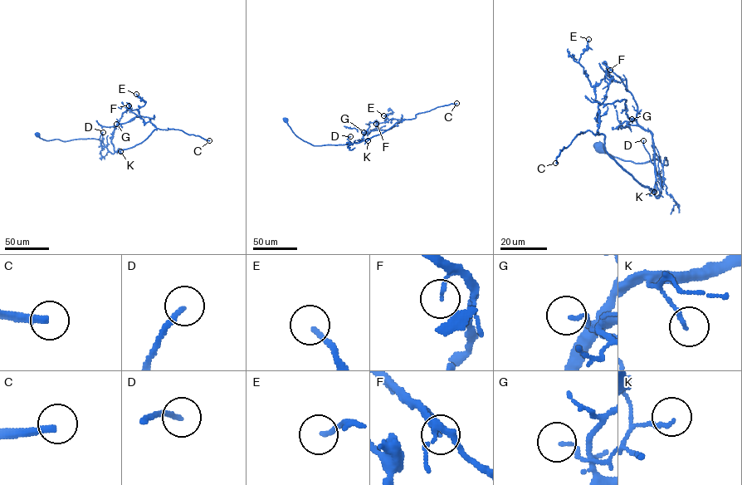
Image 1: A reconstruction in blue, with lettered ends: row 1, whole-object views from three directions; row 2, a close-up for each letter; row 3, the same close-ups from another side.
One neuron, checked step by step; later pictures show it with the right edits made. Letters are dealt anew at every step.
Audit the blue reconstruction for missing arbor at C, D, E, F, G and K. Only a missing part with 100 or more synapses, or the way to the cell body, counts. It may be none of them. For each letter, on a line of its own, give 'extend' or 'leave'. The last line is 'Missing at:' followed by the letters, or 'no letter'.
C: extend
D: leave
E: leave
F: leave
G: leave
K: leave
Missing at: C

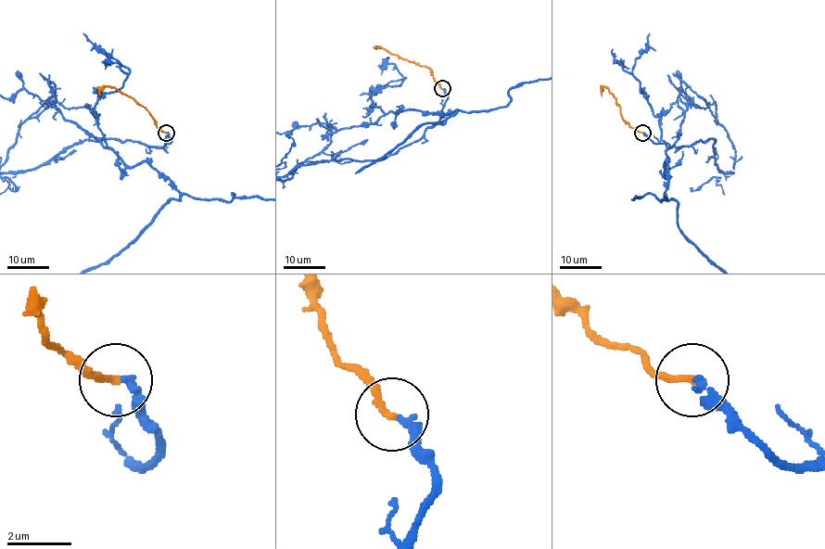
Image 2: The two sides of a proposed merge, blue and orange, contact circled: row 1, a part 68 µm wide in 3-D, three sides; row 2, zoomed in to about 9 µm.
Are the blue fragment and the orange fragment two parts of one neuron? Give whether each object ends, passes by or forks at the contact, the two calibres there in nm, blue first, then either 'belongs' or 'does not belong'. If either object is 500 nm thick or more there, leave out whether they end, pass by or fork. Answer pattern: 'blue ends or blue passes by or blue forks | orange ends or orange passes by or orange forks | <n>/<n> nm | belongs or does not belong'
blue ends | orange ends | 220/220 nm | belongs

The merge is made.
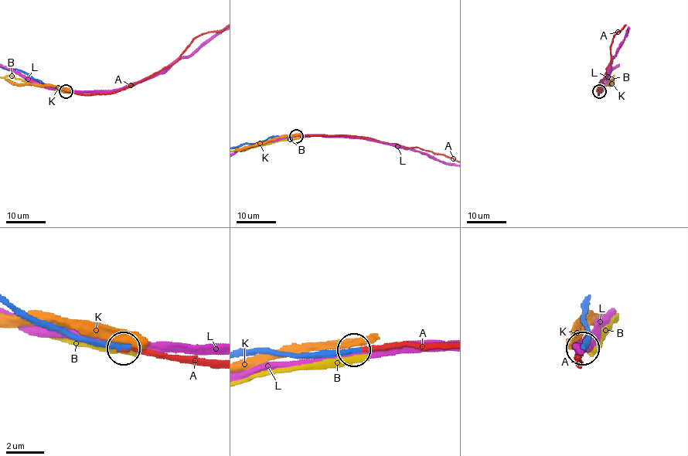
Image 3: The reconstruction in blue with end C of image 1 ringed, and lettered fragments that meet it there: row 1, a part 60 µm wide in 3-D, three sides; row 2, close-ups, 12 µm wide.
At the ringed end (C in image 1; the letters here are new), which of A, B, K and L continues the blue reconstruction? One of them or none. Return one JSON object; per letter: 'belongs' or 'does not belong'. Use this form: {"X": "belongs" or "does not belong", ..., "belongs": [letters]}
{"A": "belongs", "B": "does not belong", "K": "does not belong", "L": "does not belong", "belongs": ["A"]}

